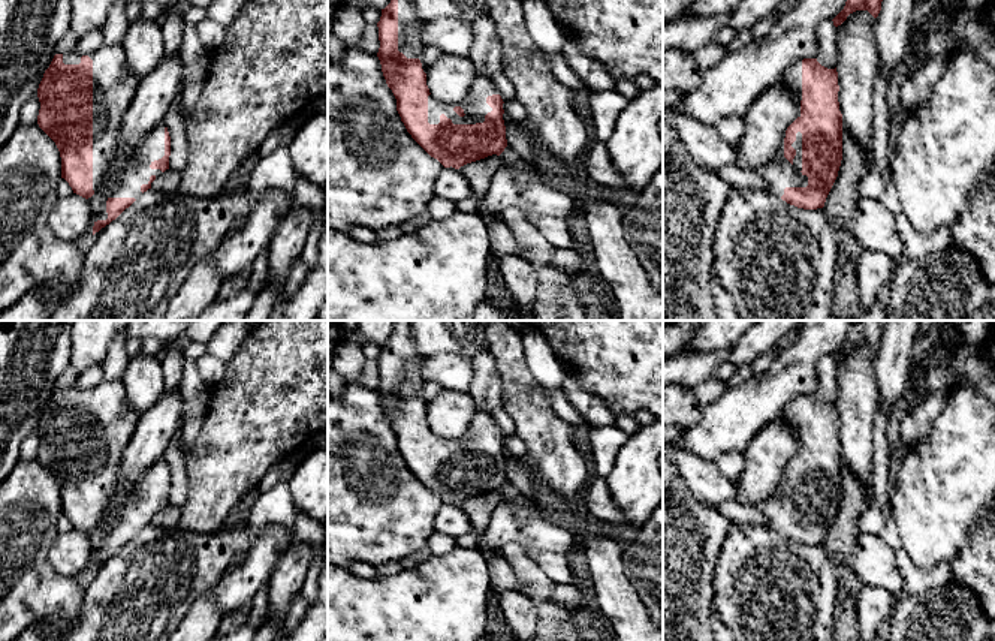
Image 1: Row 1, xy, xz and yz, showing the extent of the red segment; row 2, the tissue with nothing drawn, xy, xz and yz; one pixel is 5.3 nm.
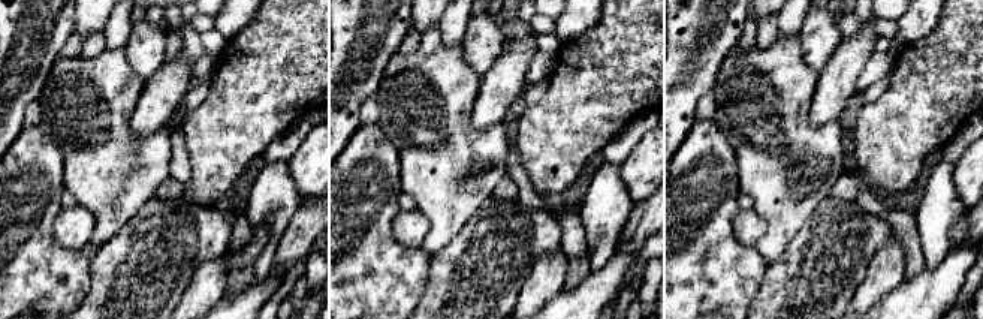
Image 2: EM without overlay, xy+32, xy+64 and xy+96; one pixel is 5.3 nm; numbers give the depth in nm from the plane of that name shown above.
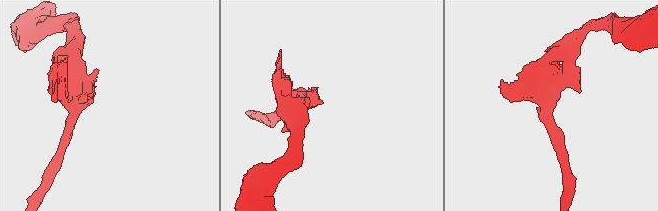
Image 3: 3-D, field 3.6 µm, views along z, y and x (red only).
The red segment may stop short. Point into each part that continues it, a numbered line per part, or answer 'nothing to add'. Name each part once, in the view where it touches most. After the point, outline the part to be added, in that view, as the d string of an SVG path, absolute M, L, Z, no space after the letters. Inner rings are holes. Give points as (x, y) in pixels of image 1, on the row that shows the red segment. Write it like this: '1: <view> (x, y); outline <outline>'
1: yz (778, 174); outline M796 133L796 141L792 144L796 150L796 156L790 163L784 157L784 139L778 148L778 157L772 162L765 163L759 174L766 181L766 190L778 198L784 195L786 187L806 187L808 177L802 171L802 133Z

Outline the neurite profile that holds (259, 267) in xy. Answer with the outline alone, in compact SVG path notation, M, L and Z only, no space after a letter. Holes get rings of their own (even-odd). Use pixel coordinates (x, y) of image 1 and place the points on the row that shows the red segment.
M269 247L262 250L251 262L251 274L247 282L248 286L253 286L254 289L262 288L265 279L268 277L268 255Z

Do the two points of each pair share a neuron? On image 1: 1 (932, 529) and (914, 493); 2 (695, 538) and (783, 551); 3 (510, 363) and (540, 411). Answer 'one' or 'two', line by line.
1: one
2: two
3: one

